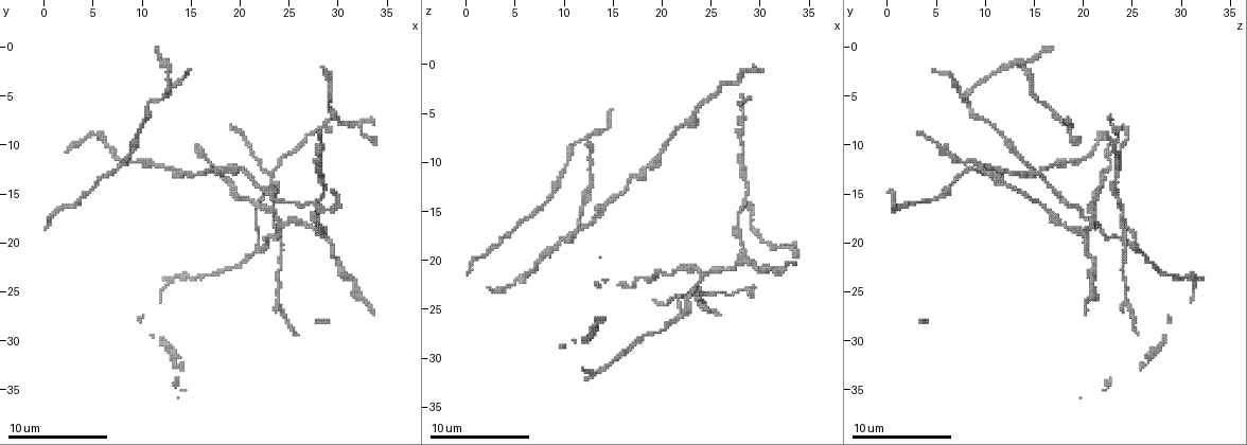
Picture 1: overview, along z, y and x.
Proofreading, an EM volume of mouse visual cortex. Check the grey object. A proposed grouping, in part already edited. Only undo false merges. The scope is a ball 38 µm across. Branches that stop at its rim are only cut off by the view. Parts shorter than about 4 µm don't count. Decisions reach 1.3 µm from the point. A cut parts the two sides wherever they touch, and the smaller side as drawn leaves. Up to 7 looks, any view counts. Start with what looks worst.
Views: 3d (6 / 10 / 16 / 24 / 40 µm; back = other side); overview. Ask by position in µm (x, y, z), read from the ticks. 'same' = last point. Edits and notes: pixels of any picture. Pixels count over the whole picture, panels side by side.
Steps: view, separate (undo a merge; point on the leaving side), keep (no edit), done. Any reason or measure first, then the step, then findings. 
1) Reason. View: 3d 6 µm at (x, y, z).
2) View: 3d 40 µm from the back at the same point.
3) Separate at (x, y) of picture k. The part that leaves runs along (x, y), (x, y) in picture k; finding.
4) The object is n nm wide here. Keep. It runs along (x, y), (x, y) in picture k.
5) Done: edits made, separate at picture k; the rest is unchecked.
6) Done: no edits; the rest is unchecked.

Thin arm on a thick one. View: 3d 6 µm at (21.8, 20.0, 25.2).

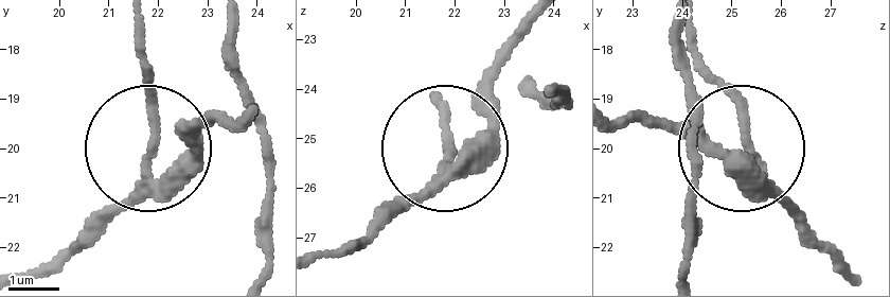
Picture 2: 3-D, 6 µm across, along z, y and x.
View: 3d 6 µm from the back at (21.90, 19.95, 25.35).

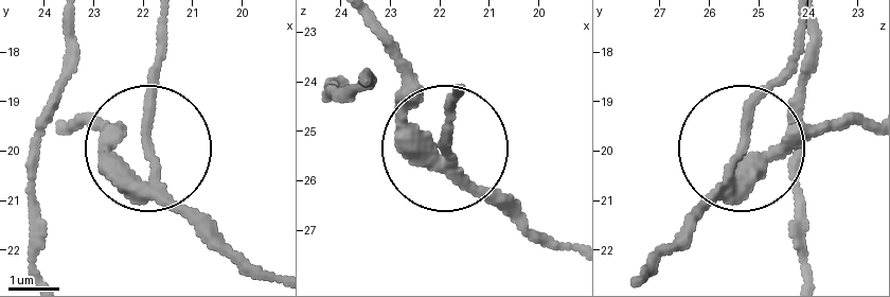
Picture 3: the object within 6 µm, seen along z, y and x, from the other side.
Separate at (152, 115) of picture 3. The part that leaves runs along (161, 182), (148, 136), (161, 22) in picture 3; two cells meet here.

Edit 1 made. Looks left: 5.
See it whole again. View: overview.

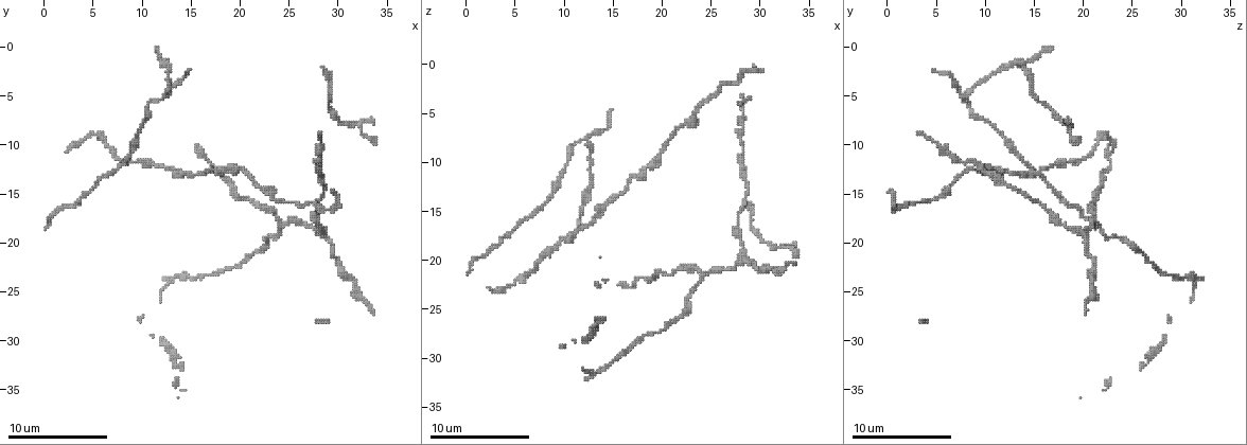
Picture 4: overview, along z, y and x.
Side arm on a straight run. View: 3d 10 µm at (22.8, 15.2, 5.4).

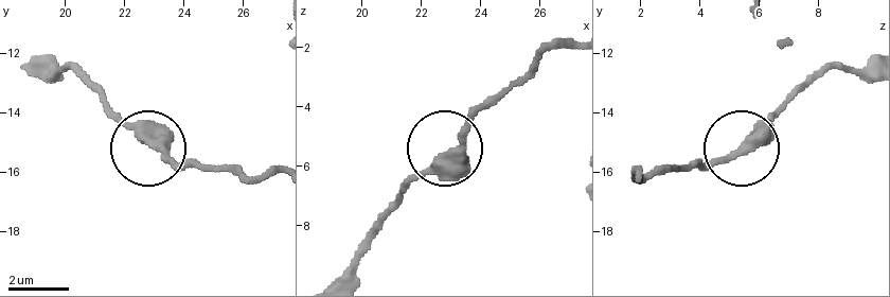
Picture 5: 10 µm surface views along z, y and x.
The object is 350 nm wide here. Keep. One cell here.

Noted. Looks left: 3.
Three arms meet. View: 3d 10 µm at (24.0, 18.0, 21.2).

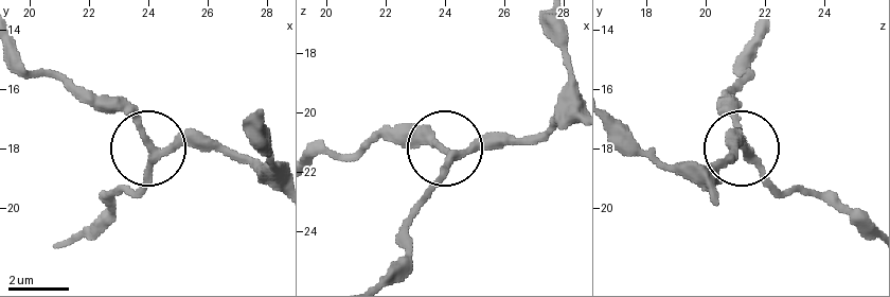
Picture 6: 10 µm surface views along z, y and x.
The side arm is 13 µm long. Keep. One cell here.

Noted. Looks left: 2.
Three-way junction. View: 3d 16 µm at (28.4, 19.2, 20.2).

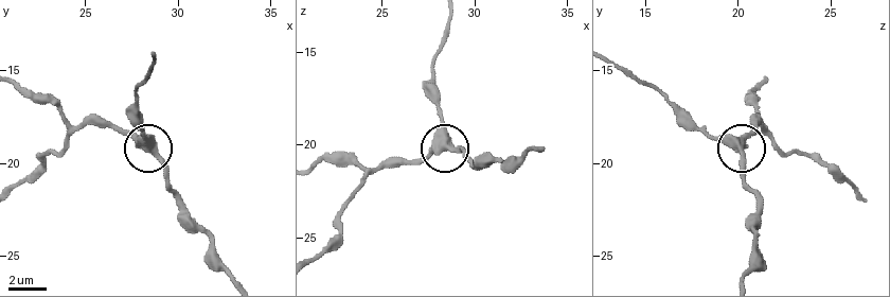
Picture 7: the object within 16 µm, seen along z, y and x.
The object is 360 nm wide here. Keep. It runs along (613, 60), (704, 130), (732, 139), (742, 153), (742, 185) in picture 7; all the same cell.

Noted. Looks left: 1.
Done: edits made, separate at picture 3; the rest is unchecked.

